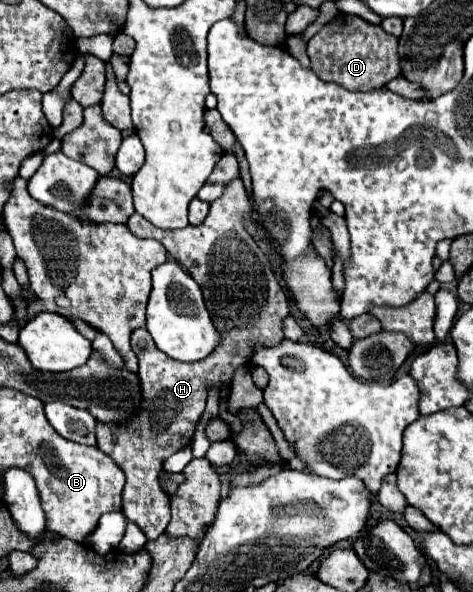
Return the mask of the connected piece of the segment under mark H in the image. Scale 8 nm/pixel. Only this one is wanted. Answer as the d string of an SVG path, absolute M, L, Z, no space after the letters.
M238 177L234 179L234 185L226 187L224 195L210 205L210 211L200 225L188 225L178 231L162 231L138 213L132 213L126 223L136 237L160 241L166 251L188 269L200 285L210 317L216 321L216 327L224 337L214 355L208 355L198 363L182 363L164 355L154 345L146 329L136 329L132 333L132 351L140 361L138 377L142 387L142 409L126 423L96 425L98 449L110 455L126 473L122 511L142 529L148 541L158 539L170 521L170 499L158 485L158 475L162 471L162 463L192 441L196 423L206 407L206 383L218 389L222 389L222 385L230 387L234 371L250 359L250 343L276 345L284 339L282 319L290 313L288 299L272 273L268 257L248 235L244 227L246 219L252 219L252 203L246 195L242 179Z

